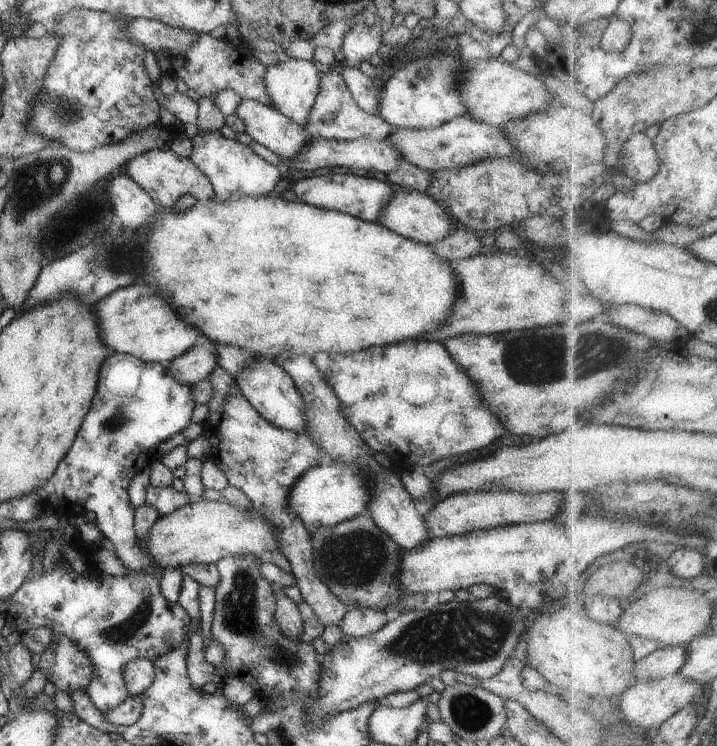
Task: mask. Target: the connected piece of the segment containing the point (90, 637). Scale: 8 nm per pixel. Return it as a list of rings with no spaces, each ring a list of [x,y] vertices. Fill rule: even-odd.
[[[60,556],[56,558],[56,567],[52,572],[45,572],[41,578],[27,579],[21,584],[9,598],[9,608],[4,616],[7,622],[16,622],[16,630],[21,634],[33,628],[49,626],[53,628],[53,639],[64,635],[72,639],[78,647],[82,647],[89,654],[95,668],[95,675],[85,692],[103,713],[108,708],[119,705],[130,695],[123,681],[123,668],[126,663],[136,659],[148,659],[153,664],[155,658],[178,648],[187,637],[189,642],[192,619],[180,604],[169,603],[162,596],[160,579],[164,569],[160,566],[153,564],[152,573],[131,571],[123,577],[102,574],[99,578],[89,578],[82,566],[68,569],[68,557],[62,561],[59,558]]]

